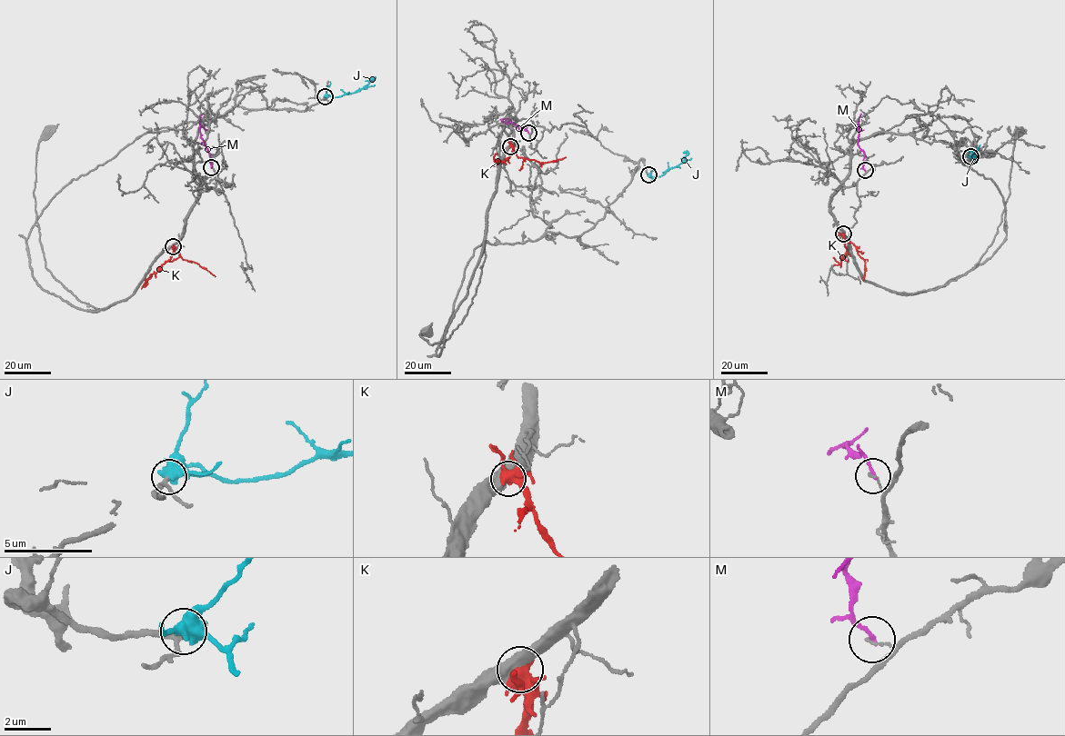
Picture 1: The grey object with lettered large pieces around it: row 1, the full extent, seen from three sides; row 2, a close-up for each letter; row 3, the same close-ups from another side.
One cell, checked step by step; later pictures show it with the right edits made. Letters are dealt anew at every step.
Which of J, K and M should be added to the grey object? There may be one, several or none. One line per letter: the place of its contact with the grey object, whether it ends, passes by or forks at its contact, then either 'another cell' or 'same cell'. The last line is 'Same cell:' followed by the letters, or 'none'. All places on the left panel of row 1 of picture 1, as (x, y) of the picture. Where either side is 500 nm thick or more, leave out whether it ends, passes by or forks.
J: contact (325, 96); same cell
K: contact (173, 246); another cell
M: contact (211, 167); it ends; another cell
Same cell: J

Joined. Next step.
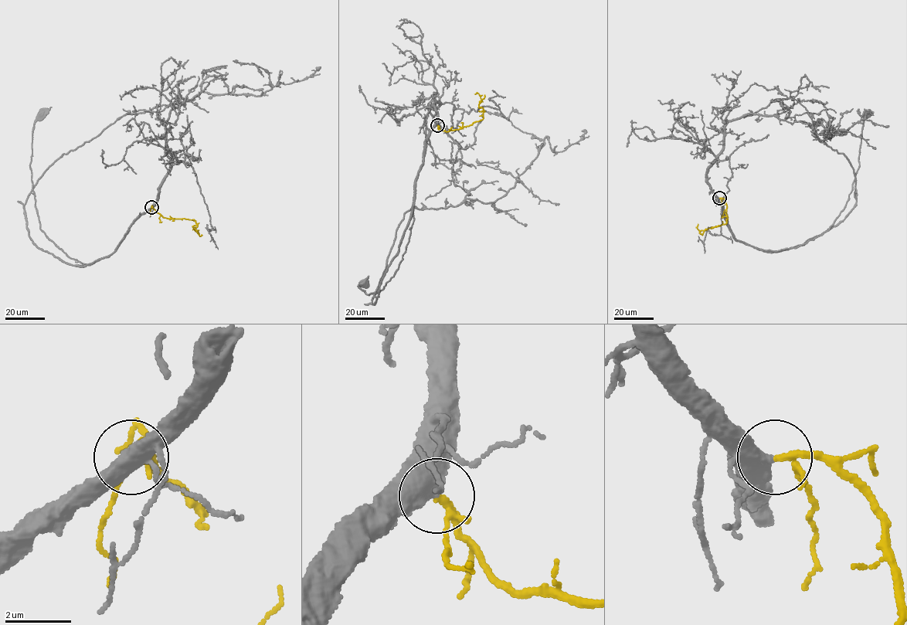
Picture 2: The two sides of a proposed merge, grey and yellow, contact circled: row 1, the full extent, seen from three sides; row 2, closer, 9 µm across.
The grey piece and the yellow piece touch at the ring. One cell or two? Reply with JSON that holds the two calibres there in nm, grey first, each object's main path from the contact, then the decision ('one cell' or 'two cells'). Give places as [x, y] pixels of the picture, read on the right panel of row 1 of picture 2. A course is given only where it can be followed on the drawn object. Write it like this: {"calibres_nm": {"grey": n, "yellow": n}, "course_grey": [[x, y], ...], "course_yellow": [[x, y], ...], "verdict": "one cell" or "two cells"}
{"calibres_nm": {"grey": 600, "yellow": 140}, "course_grey": [[719, 198], [732, 235], [755, 247], [778, 251], [820, 236], [849, 198], [859, 164], [864, 114]], "course_yellow": [[719, 198], [725, 202], [726, 223], [700, 230], [697, 229], [698, 224]], "verdict": "one cell"}

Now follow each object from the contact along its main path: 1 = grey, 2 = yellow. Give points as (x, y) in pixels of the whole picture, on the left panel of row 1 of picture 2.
1: (151, 208), (107, 256), (86, 265), (69, 257), (40, 229), (35, 205), (32, 137), (33, 123), (42, 114)
2: (151, 208), (164, 217), (195, 220), (197, 225), (194, 229), (198, 233), (194, 228)

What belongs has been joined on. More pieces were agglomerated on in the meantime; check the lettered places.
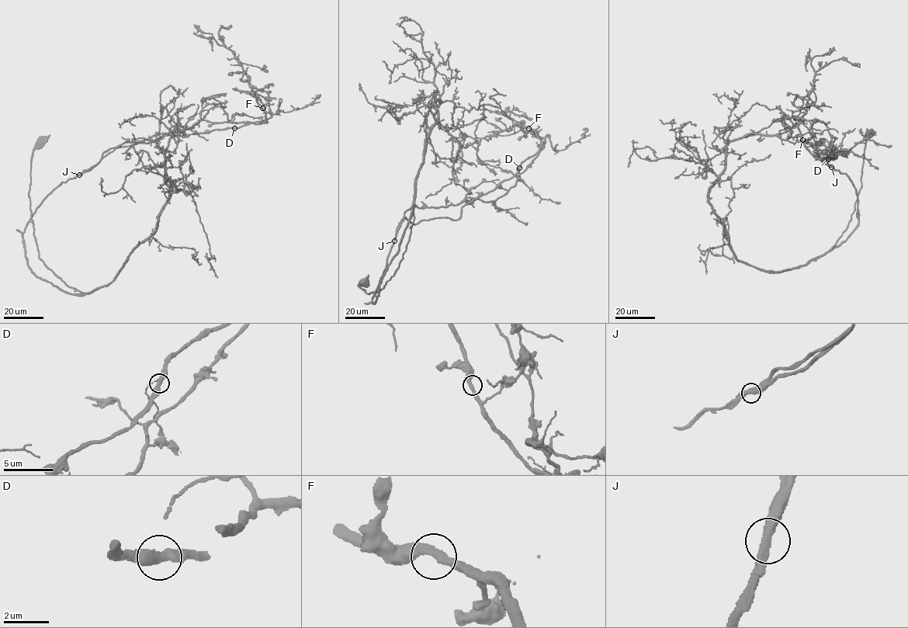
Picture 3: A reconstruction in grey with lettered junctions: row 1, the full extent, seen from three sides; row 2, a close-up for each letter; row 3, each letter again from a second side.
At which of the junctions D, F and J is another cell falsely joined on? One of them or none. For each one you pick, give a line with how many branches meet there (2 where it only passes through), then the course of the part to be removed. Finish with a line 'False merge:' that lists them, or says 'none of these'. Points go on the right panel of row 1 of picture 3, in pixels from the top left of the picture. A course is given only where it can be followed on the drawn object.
J: branches 2; course (831, 167), (819, 157), (825, 150), (847, 157), (816, 158), (799, 119), (816, 71), (840, 59), (859, 65)
False merge: J

